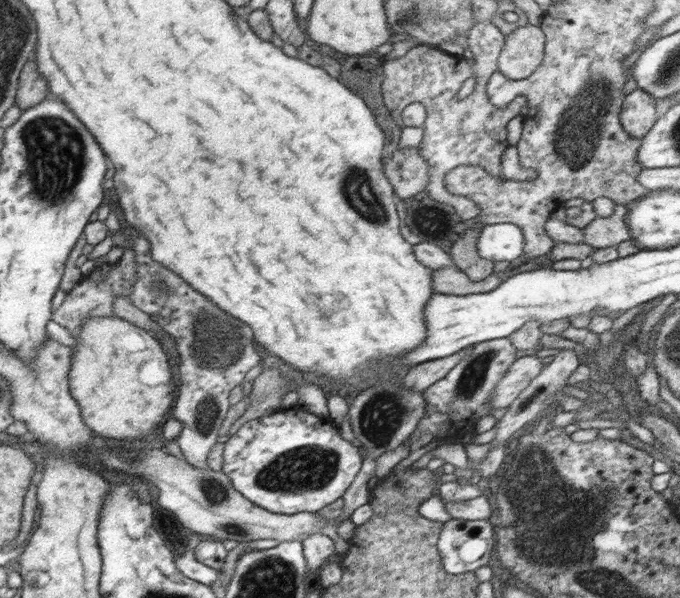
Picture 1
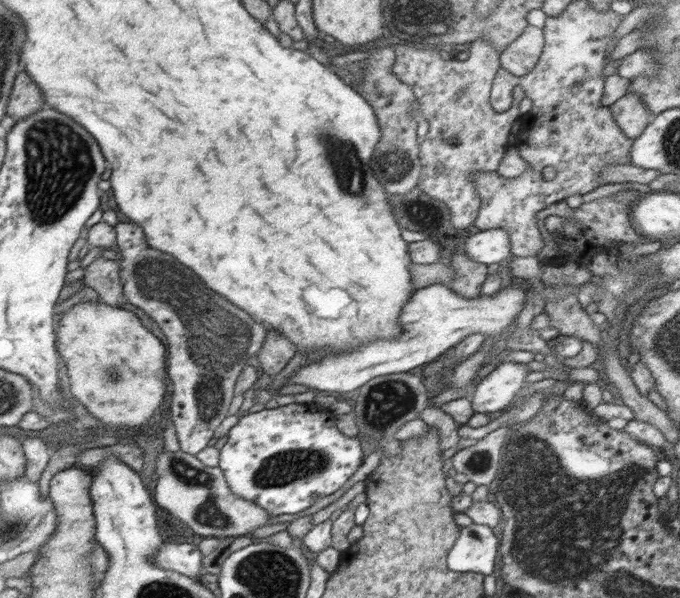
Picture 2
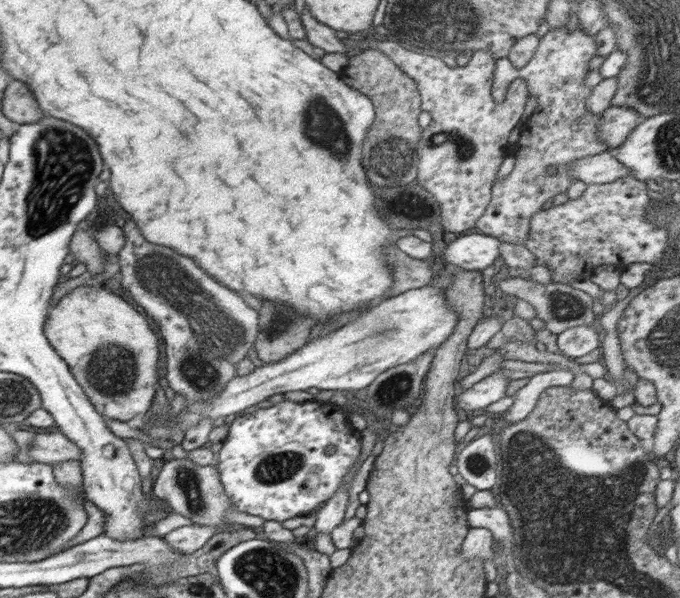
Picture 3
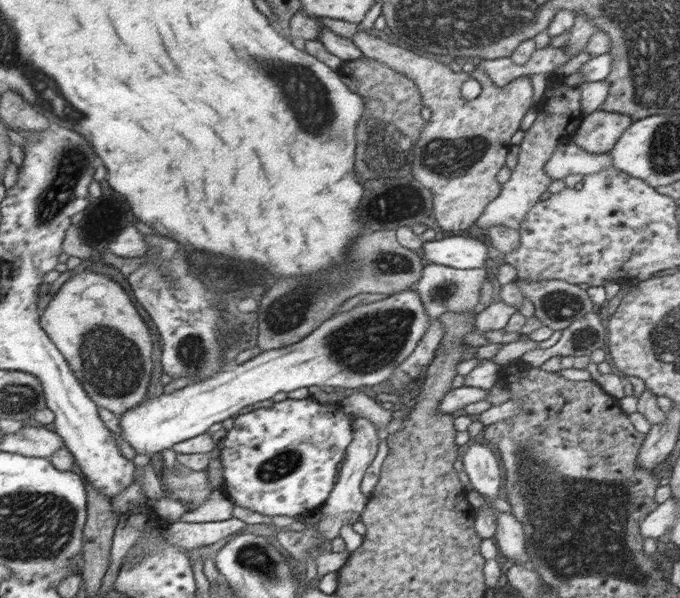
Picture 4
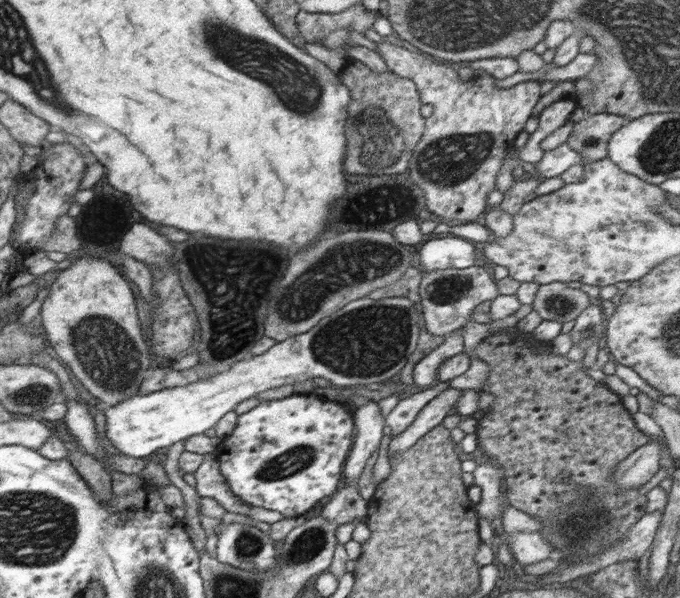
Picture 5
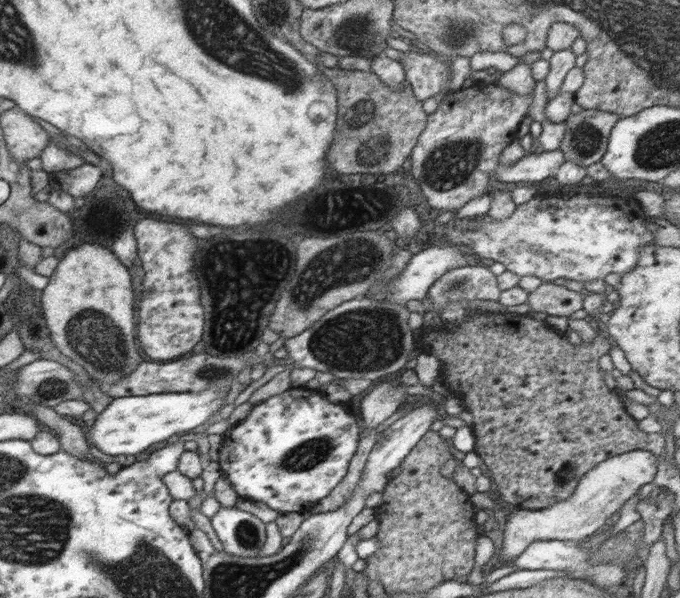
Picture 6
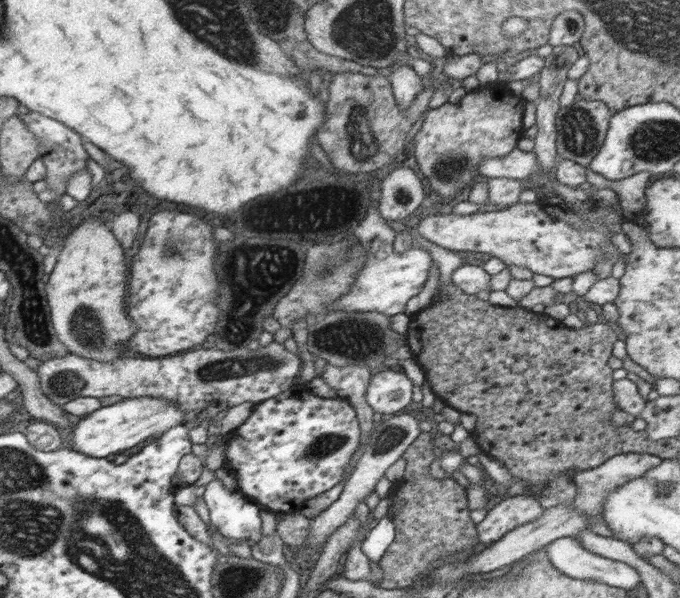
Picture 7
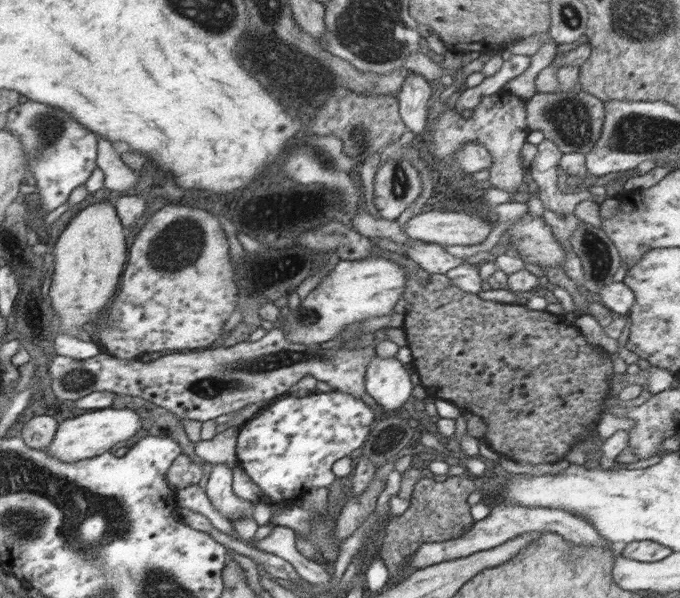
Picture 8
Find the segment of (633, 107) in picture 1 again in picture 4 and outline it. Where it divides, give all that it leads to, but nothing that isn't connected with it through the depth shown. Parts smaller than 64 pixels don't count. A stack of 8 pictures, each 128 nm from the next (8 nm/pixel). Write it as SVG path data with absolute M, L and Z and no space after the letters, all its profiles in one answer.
M598 110L584 116L573 140L588 152L609 153L633 122L628 115Z

